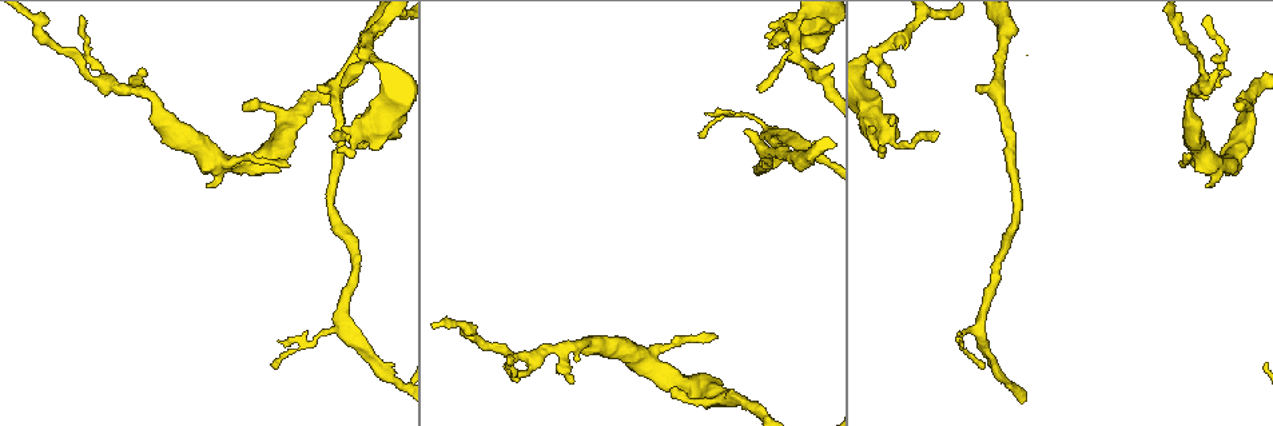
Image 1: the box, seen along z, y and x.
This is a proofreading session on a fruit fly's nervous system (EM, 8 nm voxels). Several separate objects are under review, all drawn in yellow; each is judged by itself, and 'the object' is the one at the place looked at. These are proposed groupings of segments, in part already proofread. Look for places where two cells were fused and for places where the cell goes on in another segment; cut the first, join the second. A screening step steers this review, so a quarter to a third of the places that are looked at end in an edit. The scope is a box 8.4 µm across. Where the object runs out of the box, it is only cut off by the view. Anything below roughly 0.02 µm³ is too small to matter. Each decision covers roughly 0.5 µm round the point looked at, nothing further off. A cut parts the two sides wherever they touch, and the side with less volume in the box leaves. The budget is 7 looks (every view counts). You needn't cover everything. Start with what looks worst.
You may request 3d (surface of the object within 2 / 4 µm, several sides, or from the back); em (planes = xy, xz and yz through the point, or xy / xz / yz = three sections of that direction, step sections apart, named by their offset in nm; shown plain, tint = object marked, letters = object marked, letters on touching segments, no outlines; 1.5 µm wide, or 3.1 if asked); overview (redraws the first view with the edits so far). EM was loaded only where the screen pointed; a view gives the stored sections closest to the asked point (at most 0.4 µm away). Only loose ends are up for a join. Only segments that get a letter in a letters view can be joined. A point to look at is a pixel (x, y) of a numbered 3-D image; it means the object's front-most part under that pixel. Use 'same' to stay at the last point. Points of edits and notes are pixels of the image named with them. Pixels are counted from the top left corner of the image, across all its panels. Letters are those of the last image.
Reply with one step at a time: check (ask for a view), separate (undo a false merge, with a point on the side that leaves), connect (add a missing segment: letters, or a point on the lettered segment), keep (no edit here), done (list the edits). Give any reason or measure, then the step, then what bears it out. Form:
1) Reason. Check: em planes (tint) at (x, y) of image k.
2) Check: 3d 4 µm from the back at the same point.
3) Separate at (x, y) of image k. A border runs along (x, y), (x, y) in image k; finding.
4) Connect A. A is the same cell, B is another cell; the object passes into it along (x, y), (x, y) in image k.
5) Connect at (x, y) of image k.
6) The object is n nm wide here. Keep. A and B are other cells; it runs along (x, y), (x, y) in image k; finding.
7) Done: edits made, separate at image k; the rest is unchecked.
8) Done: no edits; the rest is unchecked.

Free end. Check: em xy step 4 (letters) at (768, 44) of image 1.

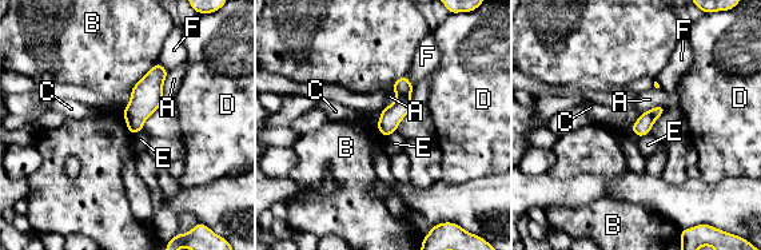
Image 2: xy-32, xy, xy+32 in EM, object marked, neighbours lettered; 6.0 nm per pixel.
Keep. A, B, C, D, E and F are other cells; it runs along (405, 80), (402, 104), (385, 133) in image 2; none of them fits.

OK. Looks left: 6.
A fork. Check: 3d 2 µm at (105, 87) of image 1.

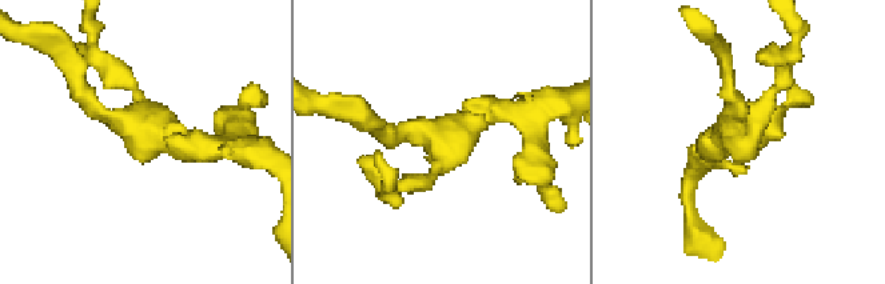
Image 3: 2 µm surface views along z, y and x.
Shape alone is not enough. Check: em planes (tint) at (739, 131) of image 3.

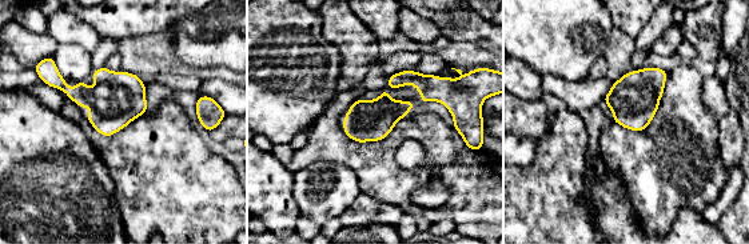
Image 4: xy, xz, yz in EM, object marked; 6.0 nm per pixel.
What lies round it. Check: em planes (letters) at the same point.

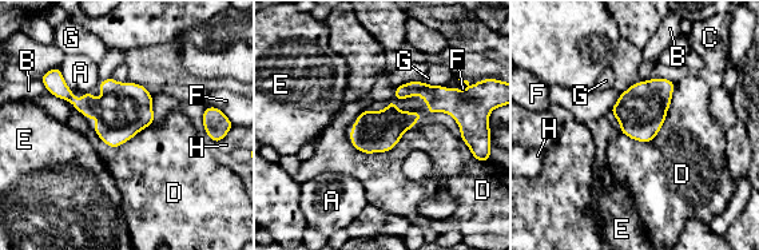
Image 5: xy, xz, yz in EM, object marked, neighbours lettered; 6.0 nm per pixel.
Keep. A, B, C, D, E, F, G and H are other cells; a border runs along (676, 83), (651, 141), (620, 133) in image 5; continuous, no second cell.

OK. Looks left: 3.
Tapers out. Check: em yz step 4 (letters) at (983, 366) of image 1.

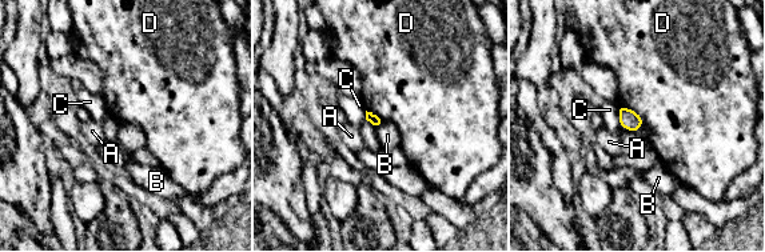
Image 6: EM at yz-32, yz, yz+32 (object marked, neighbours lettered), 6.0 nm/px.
The longest contact is with D, 190 nm. Keep. A, B, C and D are other cells; a border runs along (385, 122), (375, 128) in image 6; no lettered segment goes on from it.

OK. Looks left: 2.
Done: no edits; the rest is unchecked.

